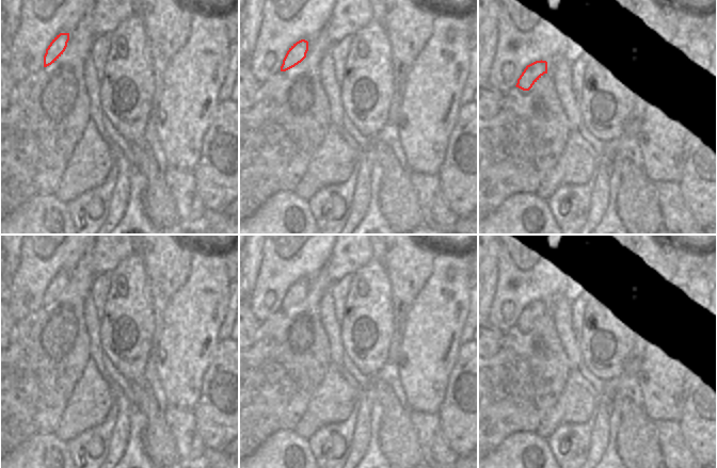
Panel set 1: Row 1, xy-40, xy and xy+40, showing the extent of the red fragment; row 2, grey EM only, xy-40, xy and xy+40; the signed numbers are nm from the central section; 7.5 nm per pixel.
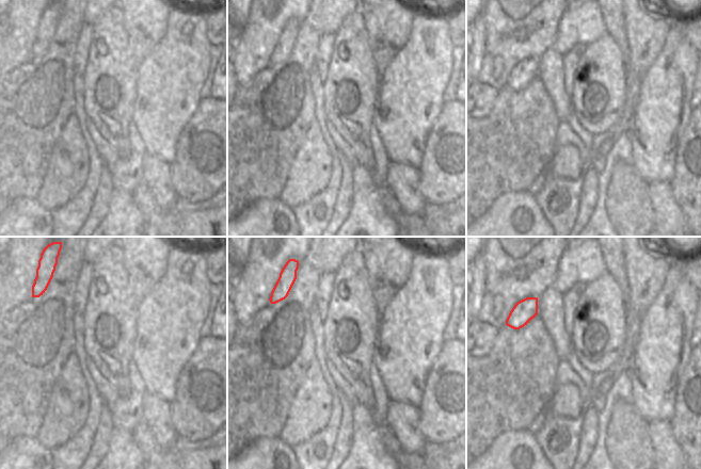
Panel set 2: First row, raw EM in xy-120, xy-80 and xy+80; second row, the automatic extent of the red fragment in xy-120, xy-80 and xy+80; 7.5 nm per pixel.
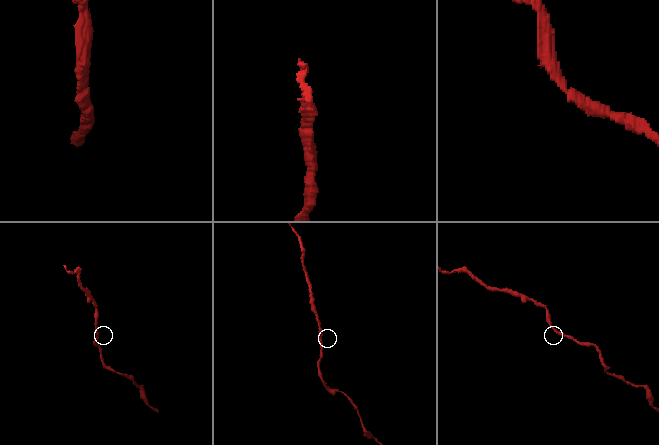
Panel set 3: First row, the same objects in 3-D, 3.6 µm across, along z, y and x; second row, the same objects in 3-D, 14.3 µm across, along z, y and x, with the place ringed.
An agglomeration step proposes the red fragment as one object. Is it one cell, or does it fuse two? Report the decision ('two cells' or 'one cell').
one cell

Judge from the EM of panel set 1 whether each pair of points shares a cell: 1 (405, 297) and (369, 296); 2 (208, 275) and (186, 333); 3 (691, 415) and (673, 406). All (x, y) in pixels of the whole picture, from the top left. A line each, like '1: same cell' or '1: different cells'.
1: different cells
2: same cell
3: different cells

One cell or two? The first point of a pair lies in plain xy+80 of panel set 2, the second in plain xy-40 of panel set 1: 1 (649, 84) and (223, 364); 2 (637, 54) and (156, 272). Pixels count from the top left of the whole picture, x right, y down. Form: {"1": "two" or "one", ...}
{"1": "two", "2": "one"}

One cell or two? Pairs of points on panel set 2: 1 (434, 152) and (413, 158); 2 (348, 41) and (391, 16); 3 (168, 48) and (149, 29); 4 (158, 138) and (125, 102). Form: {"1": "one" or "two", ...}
{"1": "two", "2": "two", "3": "two", "4": "two"}

